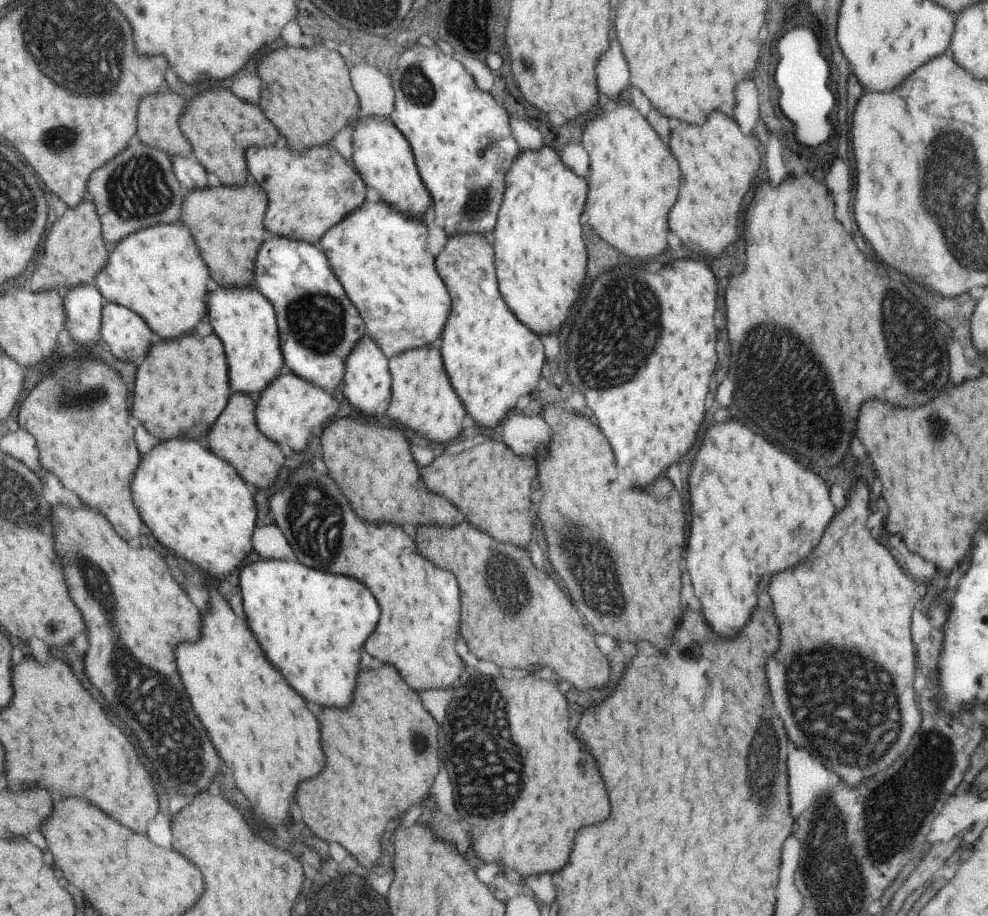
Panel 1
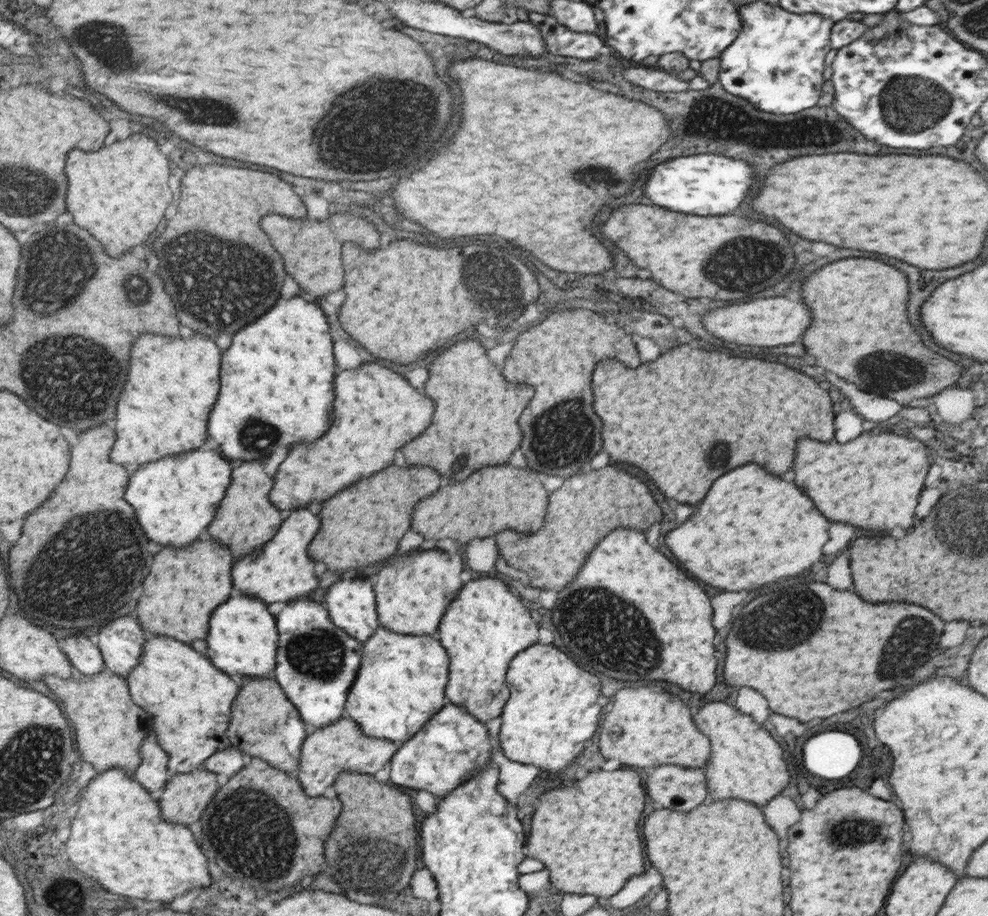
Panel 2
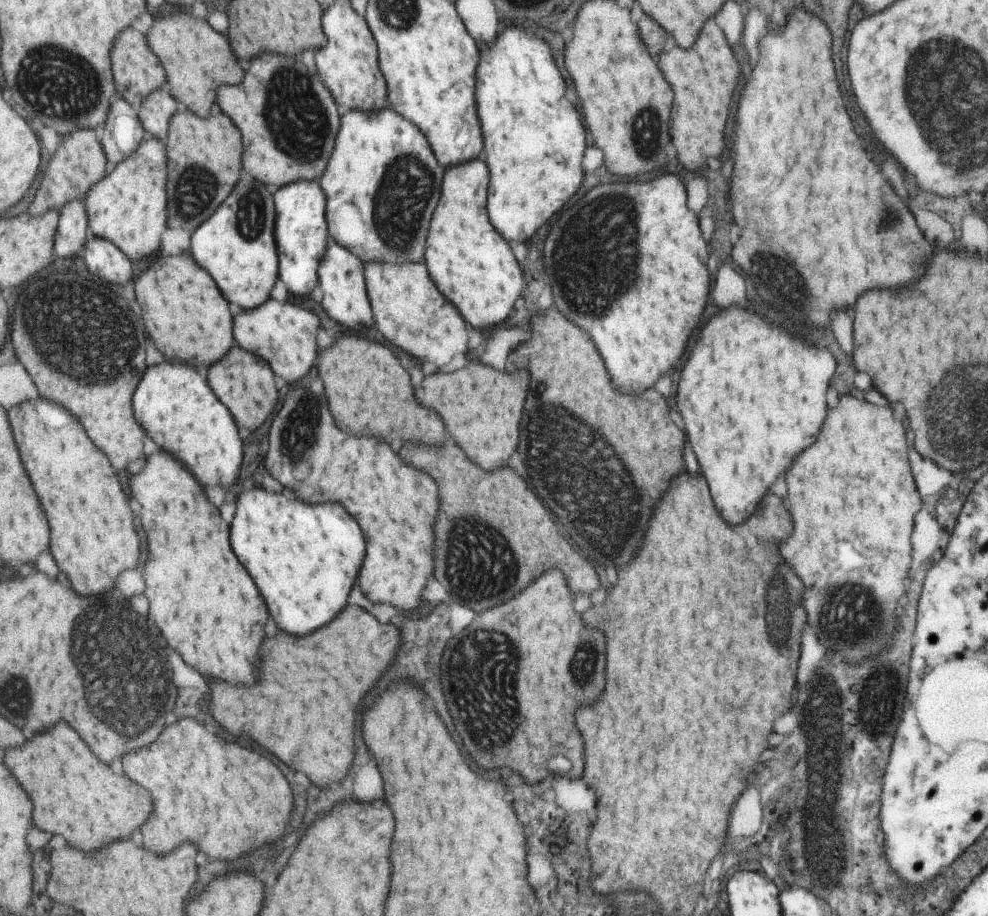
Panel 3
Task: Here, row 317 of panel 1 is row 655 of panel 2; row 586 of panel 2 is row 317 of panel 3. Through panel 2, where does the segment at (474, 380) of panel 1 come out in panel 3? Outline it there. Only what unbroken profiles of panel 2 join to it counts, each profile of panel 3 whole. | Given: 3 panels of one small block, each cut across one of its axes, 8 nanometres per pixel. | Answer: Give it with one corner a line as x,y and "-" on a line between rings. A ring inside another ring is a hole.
476,159
447,169
442,202
438,202
438,210
434,210
430,246
426,246
426,266
430,266
430,274
438,278
442,294
446,294
446,298
466,314
466,322
470,322
470,326
484,332
492,332
508,318
524,290
522,270
512,248
488,222
488,178
486,164

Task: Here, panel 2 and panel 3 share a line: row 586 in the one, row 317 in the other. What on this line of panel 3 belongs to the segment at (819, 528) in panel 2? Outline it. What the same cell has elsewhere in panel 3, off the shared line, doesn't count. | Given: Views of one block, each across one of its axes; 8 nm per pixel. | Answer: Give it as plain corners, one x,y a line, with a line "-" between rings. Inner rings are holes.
736,306
720,312
702,328
682,370
676,400
686,422
686,436
700,462
700,472
710,478
710,488
714,490
714,498
718,498
718,510
722,510
722,518
730,526
742,524
778,476
792,466
796,456
816,442
828,414
826,390
834,368
836,364
828,350
816,350
792,338
782,328
766,328
760,316

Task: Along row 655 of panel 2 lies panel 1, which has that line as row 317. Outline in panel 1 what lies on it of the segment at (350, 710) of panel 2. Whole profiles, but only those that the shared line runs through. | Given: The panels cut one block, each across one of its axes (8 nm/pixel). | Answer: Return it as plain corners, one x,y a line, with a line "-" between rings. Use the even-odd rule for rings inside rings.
366,199
317,244
326,251
350,300
366,314
365,334
374,334
370,338
382,346
386,356
392,358
432,344
442,336
440,330
444,330
450,314
450,294
428,250
425,219
400,214
382,199
378,202

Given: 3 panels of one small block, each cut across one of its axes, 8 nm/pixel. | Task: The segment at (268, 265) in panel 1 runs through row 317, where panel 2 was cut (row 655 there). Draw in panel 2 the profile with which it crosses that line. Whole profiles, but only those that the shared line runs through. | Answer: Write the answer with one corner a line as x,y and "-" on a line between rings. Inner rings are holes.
312,600
290,601
278,615
281,632
281,650
278,655
276,678
285,688
290,700
297,704
303,719
317,728
326,727
347,714
350,693
358,678
358,667
362,660
363,642
350,635
345,628
333,621
331,612
324,604

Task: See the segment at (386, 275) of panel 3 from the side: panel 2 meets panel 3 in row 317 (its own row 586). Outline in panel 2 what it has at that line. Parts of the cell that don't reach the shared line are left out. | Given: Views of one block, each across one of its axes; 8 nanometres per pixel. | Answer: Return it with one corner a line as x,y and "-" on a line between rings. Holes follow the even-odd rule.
420,550
410,552
386,562
376,574
374,590
378,588
377,614
382,627
397,633
430,634
436,632
448,604
462,588
460,572
464,562
460,554
442,550
-
414,582
414,584
406,584

